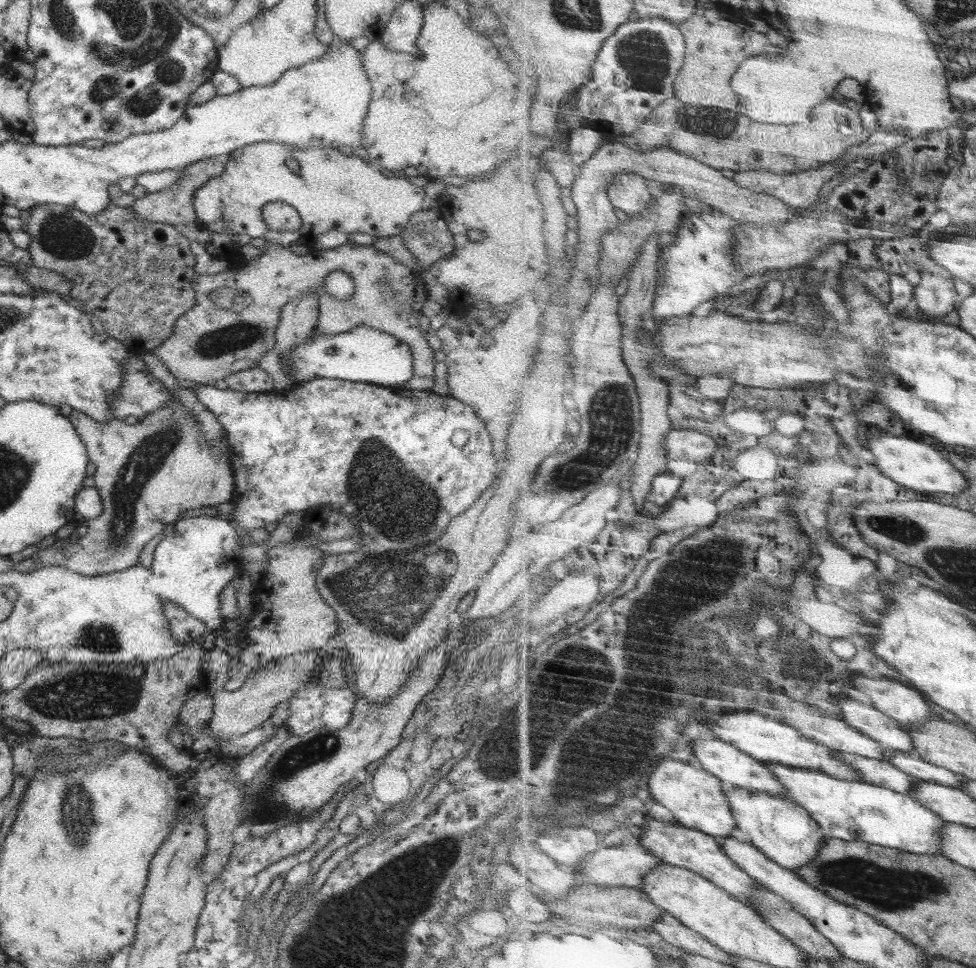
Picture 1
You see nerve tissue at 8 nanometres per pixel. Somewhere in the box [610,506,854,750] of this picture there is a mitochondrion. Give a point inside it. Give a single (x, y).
(674, 597)

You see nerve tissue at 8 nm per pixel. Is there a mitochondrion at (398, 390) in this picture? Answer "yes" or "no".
no

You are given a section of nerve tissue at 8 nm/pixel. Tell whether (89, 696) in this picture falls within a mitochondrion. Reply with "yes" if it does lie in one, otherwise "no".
yes

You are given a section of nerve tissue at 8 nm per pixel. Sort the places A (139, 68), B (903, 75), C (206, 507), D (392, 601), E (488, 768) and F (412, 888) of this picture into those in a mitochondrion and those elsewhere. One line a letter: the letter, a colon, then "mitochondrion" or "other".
A: mitochondrion
B: other
C: other
D: mitochondrion
E: mitochondrion
F: mitochondrion

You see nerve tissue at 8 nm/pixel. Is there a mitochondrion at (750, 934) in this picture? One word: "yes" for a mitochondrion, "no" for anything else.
no

